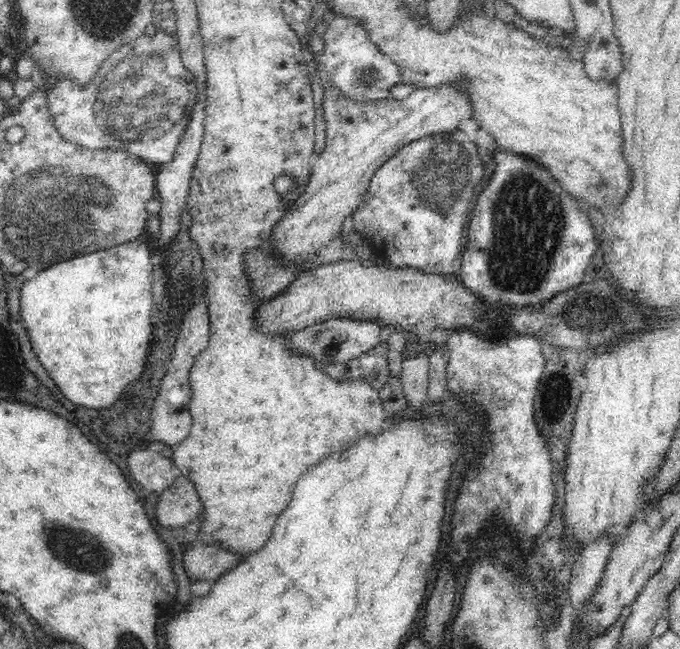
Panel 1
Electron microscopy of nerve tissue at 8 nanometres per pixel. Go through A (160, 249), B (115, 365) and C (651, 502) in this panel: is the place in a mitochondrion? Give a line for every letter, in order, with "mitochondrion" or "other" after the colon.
A: other
B: other
C: other

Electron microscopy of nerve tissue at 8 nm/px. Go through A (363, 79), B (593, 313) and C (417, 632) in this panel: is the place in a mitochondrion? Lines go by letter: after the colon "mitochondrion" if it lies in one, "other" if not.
A: mitochondrion
B: mitochondrion
C: other

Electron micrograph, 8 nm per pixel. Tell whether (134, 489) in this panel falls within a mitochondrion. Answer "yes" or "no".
no

